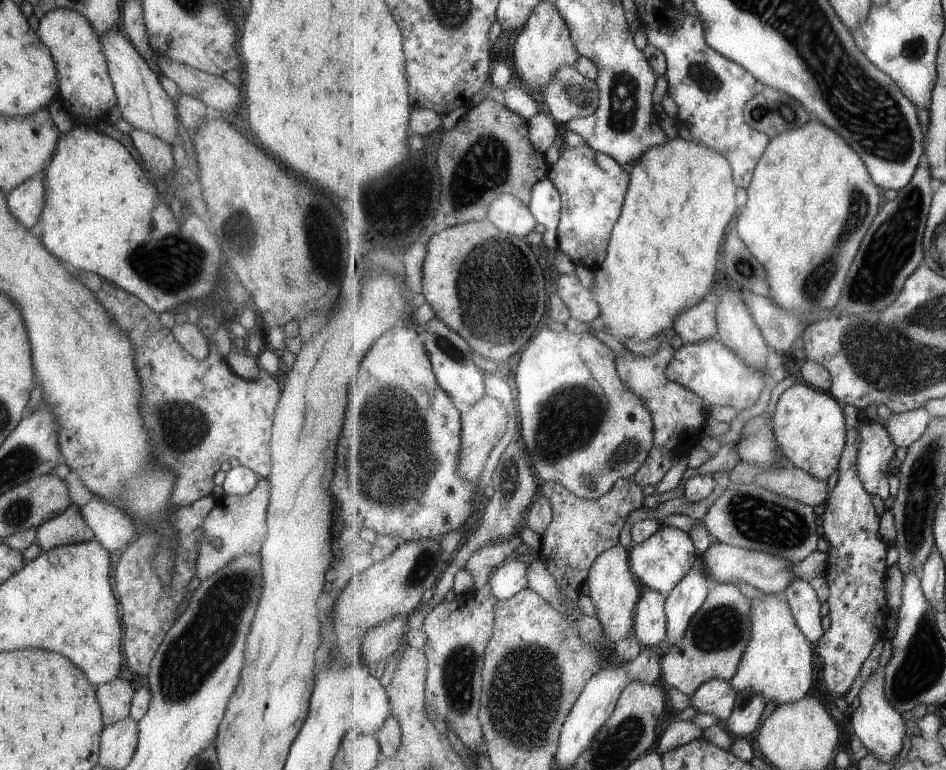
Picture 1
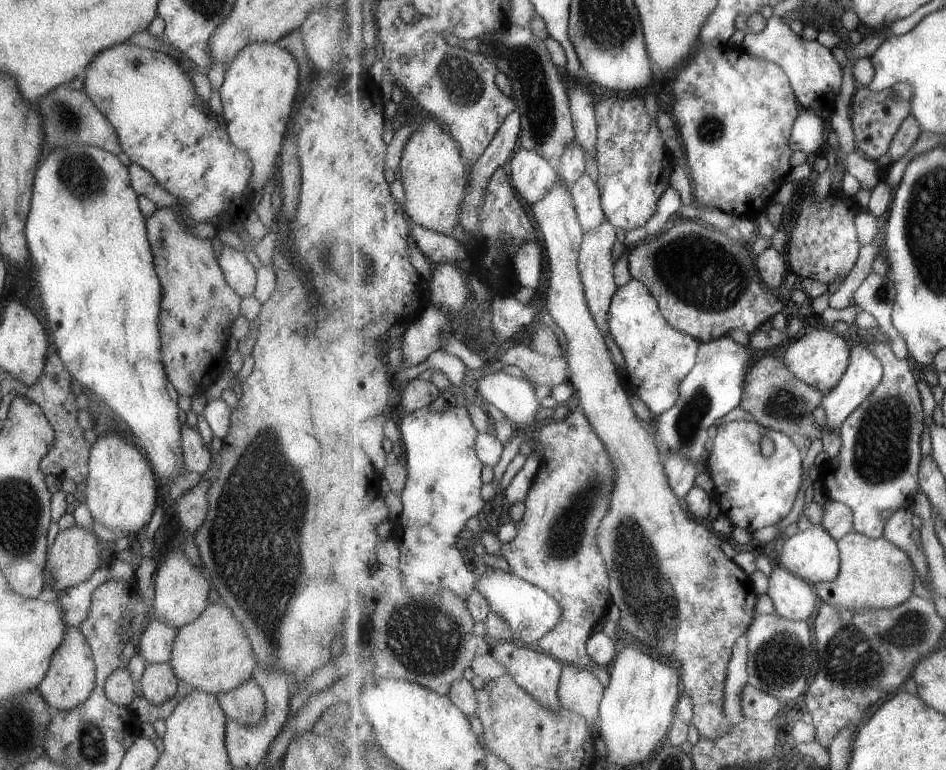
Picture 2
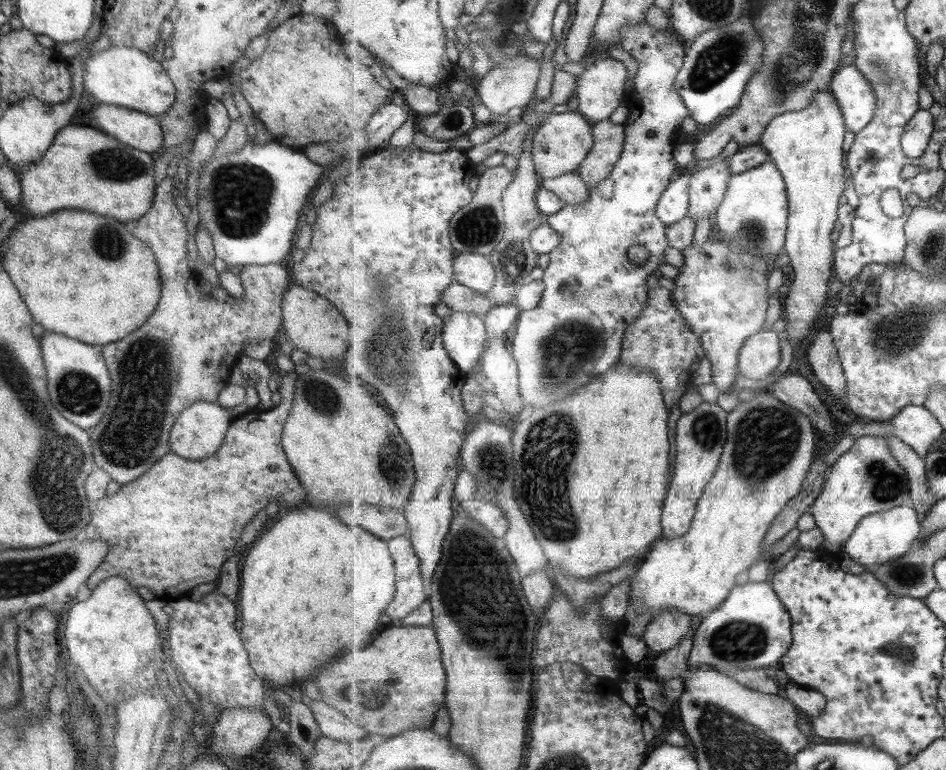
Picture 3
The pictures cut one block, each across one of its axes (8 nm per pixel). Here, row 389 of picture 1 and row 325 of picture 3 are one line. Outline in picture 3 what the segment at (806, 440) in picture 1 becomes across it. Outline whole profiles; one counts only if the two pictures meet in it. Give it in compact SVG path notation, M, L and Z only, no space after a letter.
M831 90L819 91L813 103L806 109L785 112L775 117L766 128L760 145L769 151L771 160L780 169L788 188L790 202L790 215L788 218L788 234L784 251L790 257L790 264L794 270L794 279L790 283L789 293L784 300L783 310L786 316L779 324L781 333L788 335L791 347L801 346L803 338L814 335L816 328L821 326L821 319L832 313L831 306L827 303L827 292L829 292L829 280L831 280L831 268L836 272L836 252L833 247L833 230L835 222L839 218L839 198L846 190L846 157L843 150L845 134L845 115L841 111L841 105Z

